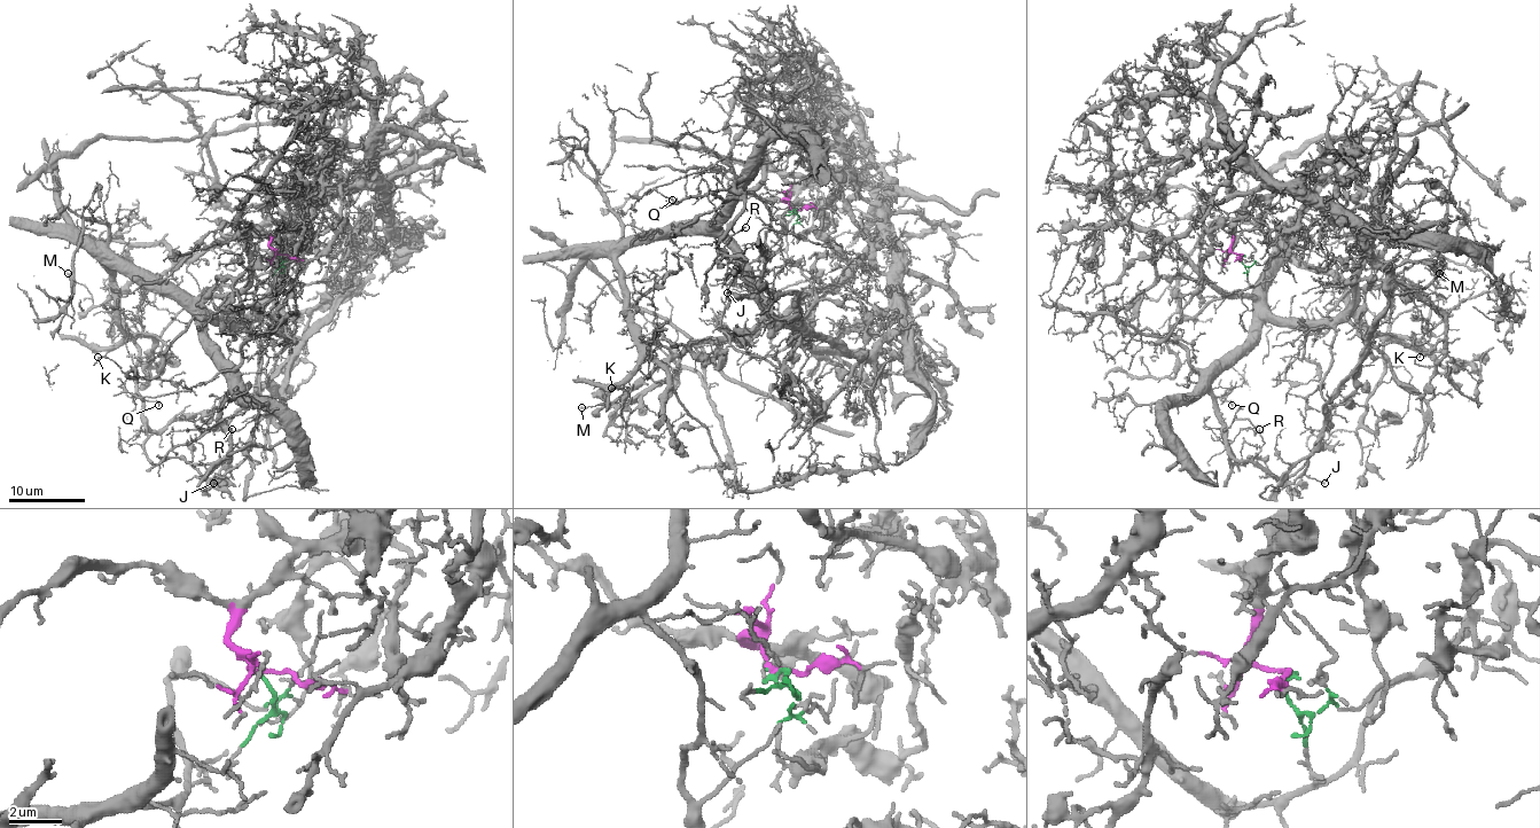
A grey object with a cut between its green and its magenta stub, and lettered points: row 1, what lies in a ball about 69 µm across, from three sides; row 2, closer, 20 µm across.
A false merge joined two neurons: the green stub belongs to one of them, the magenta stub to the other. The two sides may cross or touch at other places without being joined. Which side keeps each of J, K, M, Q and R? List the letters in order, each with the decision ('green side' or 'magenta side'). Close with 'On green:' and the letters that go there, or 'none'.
J: magenta side
K: green side
M: magenta side
Q: green side
R: green side
On green: K, Q, R

